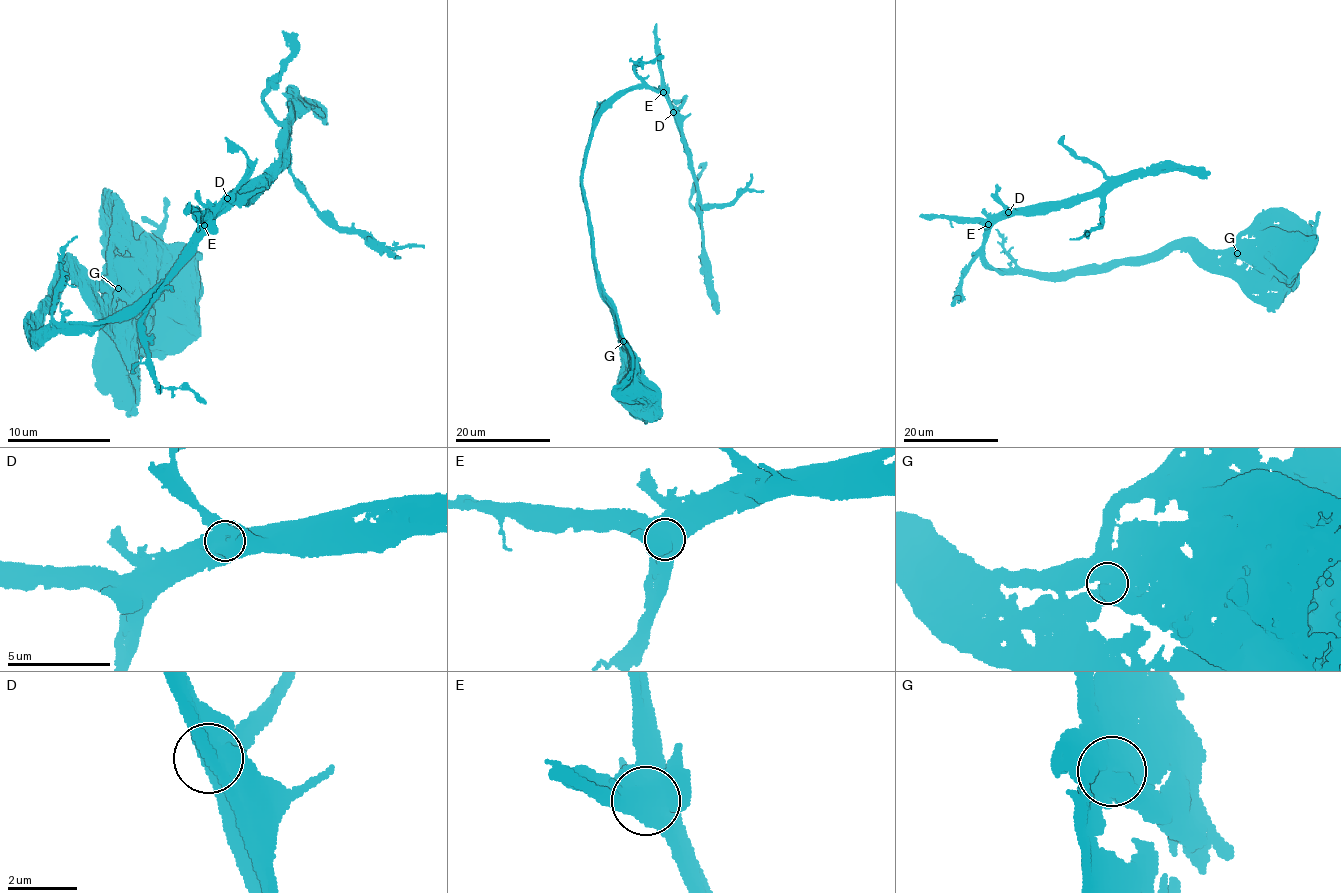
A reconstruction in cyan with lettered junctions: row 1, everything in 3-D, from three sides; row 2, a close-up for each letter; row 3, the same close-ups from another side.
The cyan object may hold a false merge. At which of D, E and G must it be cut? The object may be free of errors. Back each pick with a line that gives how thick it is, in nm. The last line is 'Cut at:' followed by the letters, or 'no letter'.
Cut at: no letter

